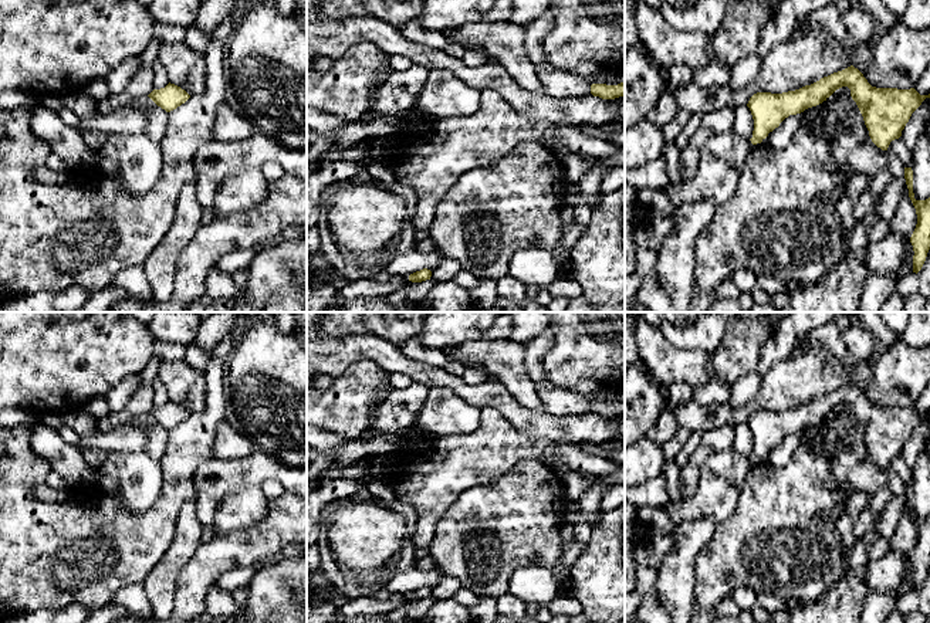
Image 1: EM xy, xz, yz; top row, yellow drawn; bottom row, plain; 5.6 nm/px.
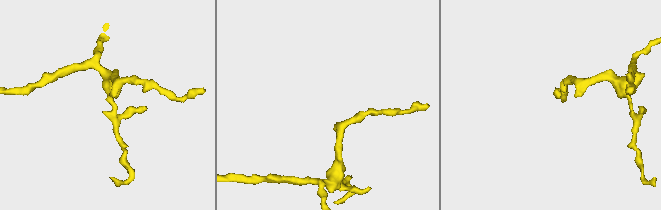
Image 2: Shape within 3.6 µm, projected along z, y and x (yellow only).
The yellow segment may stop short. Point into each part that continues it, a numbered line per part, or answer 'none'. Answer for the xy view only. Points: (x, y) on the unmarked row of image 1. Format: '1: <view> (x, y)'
none

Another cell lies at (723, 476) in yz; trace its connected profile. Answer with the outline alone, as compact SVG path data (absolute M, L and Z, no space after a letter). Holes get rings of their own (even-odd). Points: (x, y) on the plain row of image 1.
M733 448L713 451L700 470L696 494L664 505L673 524L709 517L717 525L731 518L751 465L750 457Z

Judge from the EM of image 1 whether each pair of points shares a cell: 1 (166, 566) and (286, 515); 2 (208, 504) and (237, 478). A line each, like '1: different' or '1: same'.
1: different
2: same

